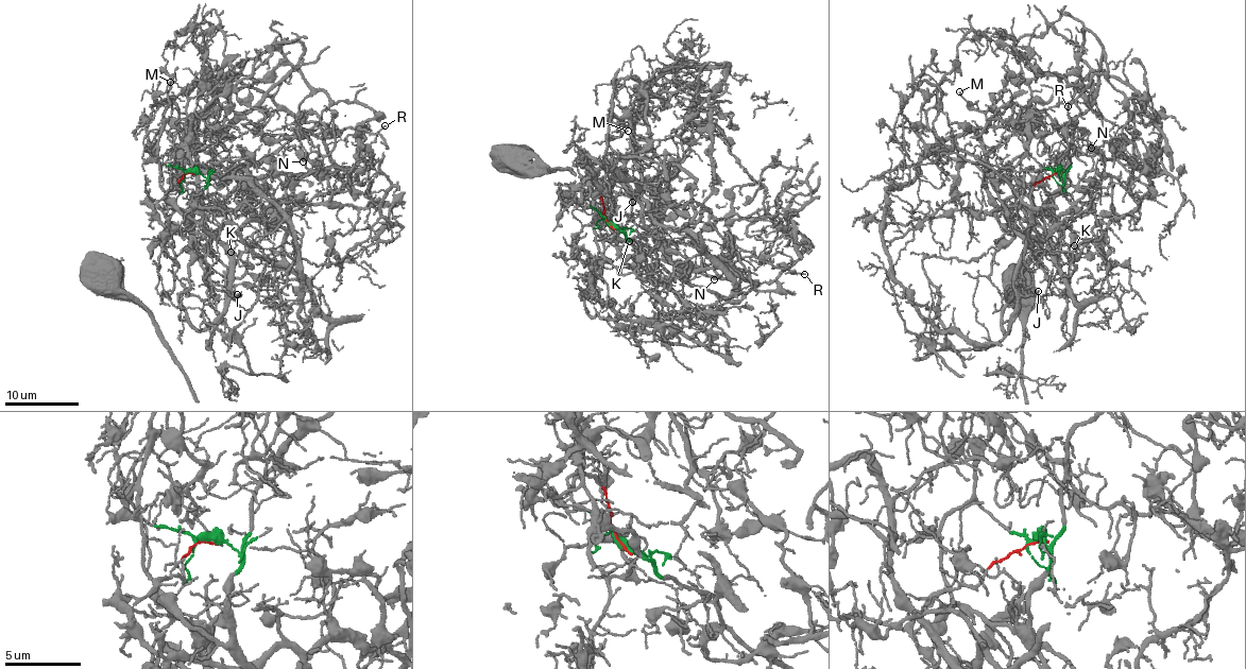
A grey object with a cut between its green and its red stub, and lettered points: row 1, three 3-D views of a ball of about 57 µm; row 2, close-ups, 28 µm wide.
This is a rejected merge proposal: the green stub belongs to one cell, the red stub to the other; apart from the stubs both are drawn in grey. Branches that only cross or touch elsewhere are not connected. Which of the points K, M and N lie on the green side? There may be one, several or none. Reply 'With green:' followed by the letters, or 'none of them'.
With green: K, M, N

